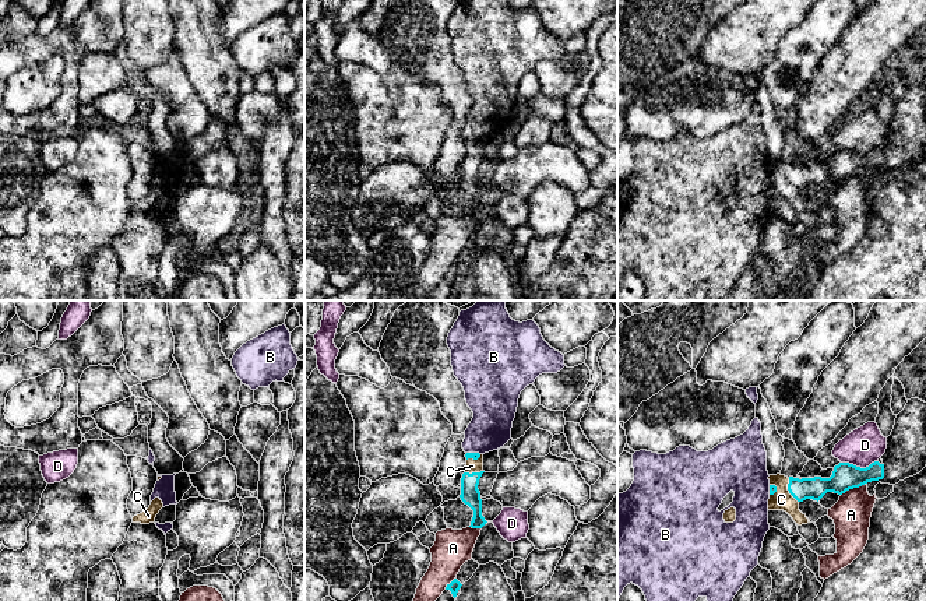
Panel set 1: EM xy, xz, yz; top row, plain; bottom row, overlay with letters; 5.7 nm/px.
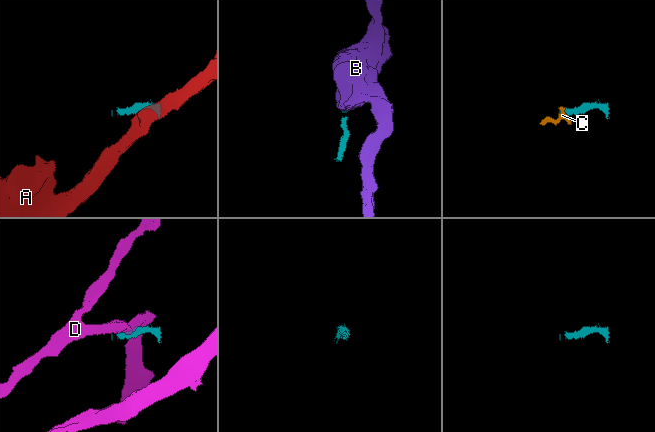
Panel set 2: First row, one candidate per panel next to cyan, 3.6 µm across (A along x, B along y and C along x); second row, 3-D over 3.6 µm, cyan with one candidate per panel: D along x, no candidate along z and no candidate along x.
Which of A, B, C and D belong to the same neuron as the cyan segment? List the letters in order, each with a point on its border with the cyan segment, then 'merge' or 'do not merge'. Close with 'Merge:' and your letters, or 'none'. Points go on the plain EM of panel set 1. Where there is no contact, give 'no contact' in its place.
A: yz (852, 175) | do not merge
B: xz (474, 140) | do not merge
C: yz (788, 176) | merge
D: yz (858, 154) | do not merge
Merge: C

